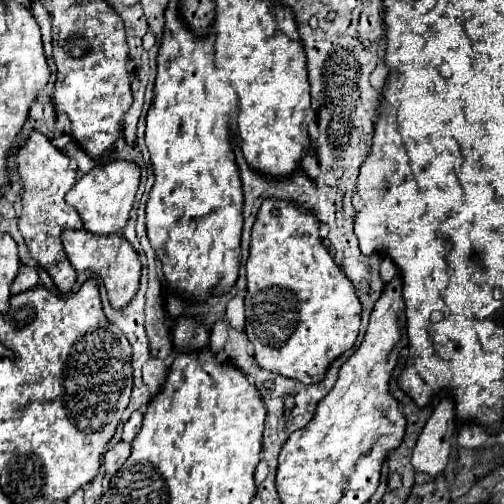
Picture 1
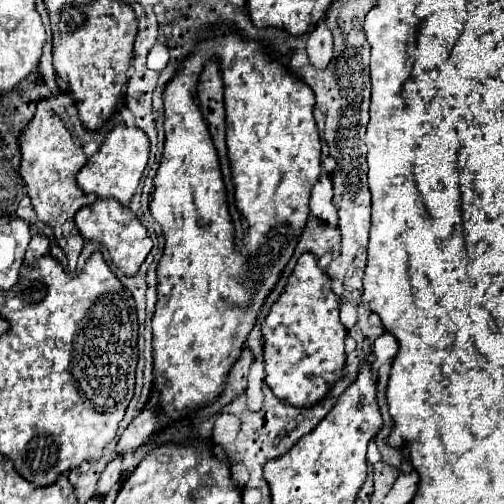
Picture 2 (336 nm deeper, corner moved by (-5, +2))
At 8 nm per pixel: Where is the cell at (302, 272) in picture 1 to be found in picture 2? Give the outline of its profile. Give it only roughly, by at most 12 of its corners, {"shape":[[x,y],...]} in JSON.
{"shape":[[313,254],[263,322],[265,384],[297,408],[345,368],[339,296]]}

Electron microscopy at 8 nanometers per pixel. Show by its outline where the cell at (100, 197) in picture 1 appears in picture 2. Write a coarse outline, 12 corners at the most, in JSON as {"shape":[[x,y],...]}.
{"shape":[[115,126],[77,174],[85,194],[129,204],[147,166],[141,128]]}

